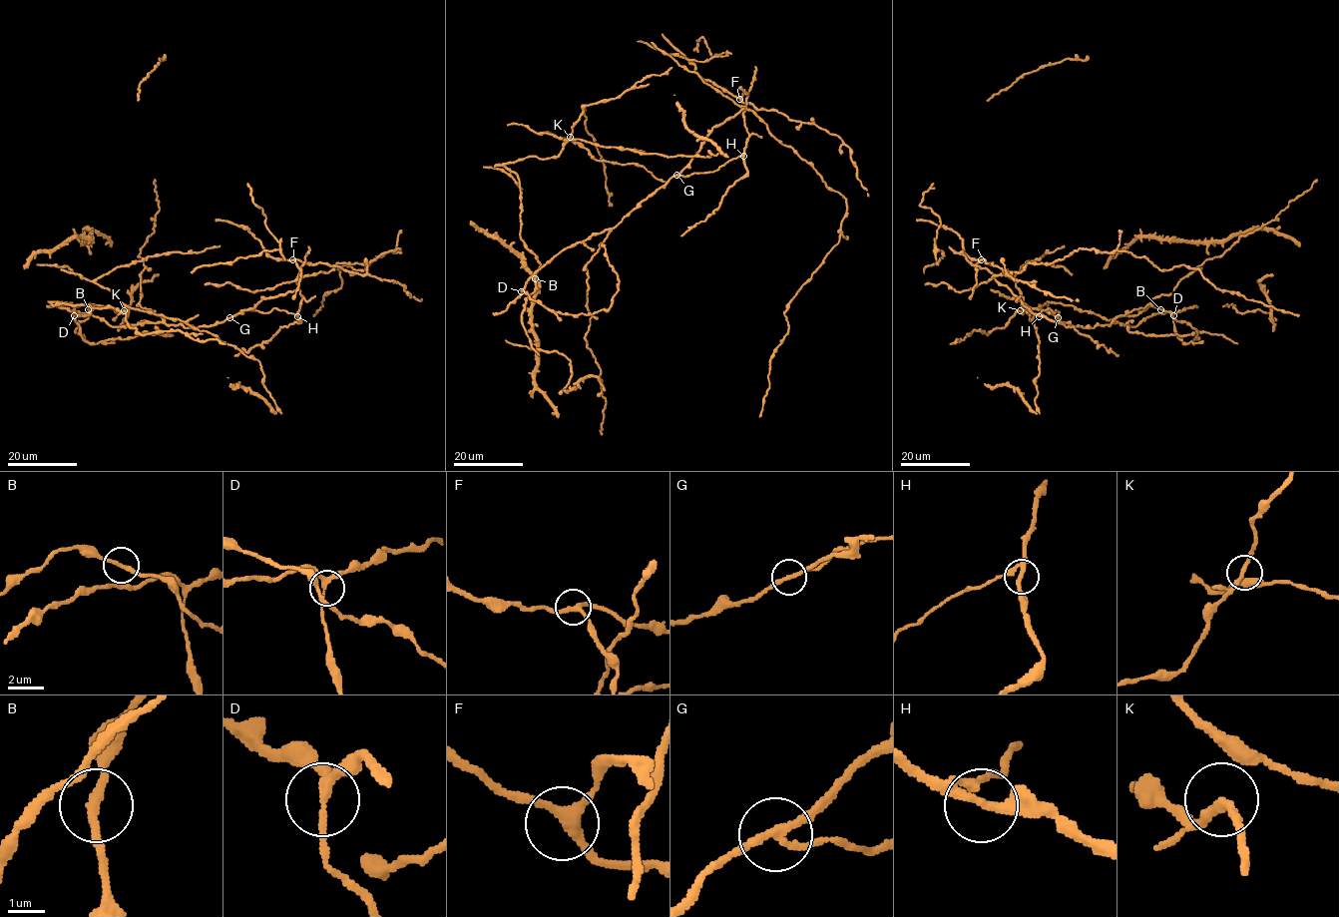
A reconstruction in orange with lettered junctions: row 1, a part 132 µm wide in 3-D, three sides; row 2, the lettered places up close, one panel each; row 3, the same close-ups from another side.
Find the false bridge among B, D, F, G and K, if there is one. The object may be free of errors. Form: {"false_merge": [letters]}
{"false_merge": ["G"]}

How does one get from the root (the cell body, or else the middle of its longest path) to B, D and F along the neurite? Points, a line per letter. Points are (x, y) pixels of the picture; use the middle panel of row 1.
B: (671, 177), (615, 228), (594, 233), (561, 250), (532, 276), (535, 278)
D: (671, 177), (615, 228), (594, 233), (561, 250), (527, 280), (521, 291)
F: (671, 177), (714, 172), (743, 153), (748, 136), (742, 115), (746, 94), (739, 99)

